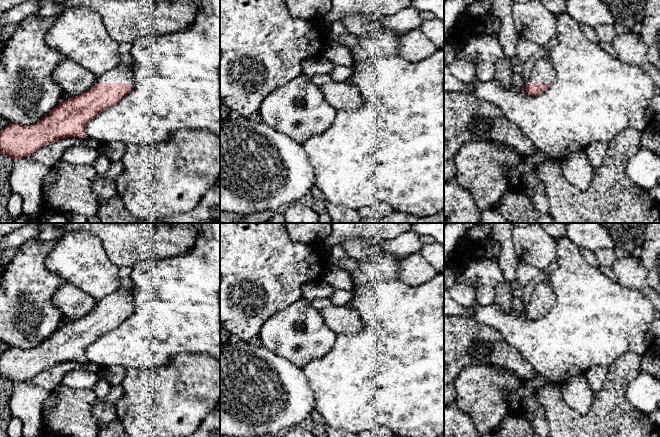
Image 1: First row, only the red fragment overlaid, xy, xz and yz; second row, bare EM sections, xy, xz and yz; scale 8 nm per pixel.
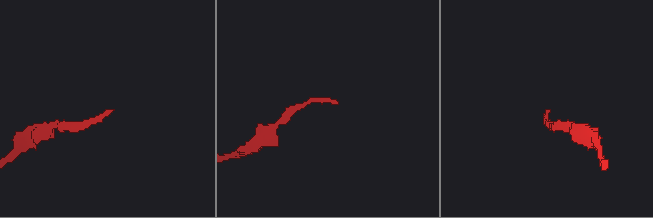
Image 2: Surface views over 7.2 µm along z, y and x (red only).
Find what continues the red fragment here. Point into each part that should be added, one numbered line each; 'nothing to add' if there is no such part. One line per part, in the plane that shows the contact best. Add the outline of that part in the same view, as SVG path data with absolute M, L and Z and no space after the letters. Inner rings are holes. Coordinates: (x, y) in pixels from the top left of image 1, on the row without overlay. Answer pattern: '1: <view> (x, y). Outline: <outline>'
1: xy (119, 298). Outline: M133 288L128 291L118 289L108 294L101 300L97 300L96 307L129 307L133 311L135 308Z

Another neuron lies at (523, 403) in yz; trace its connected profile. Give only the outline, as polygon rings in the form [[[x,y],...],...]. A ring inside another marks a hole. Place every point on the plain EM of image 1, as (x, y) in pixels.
[[[537,373],[532,379],[521,379],[518,388],[507,394],[510,414],[527,420],[538,437],[549,436],[545,411],[536,398],[536,390],[547,382],[544,376]]]

